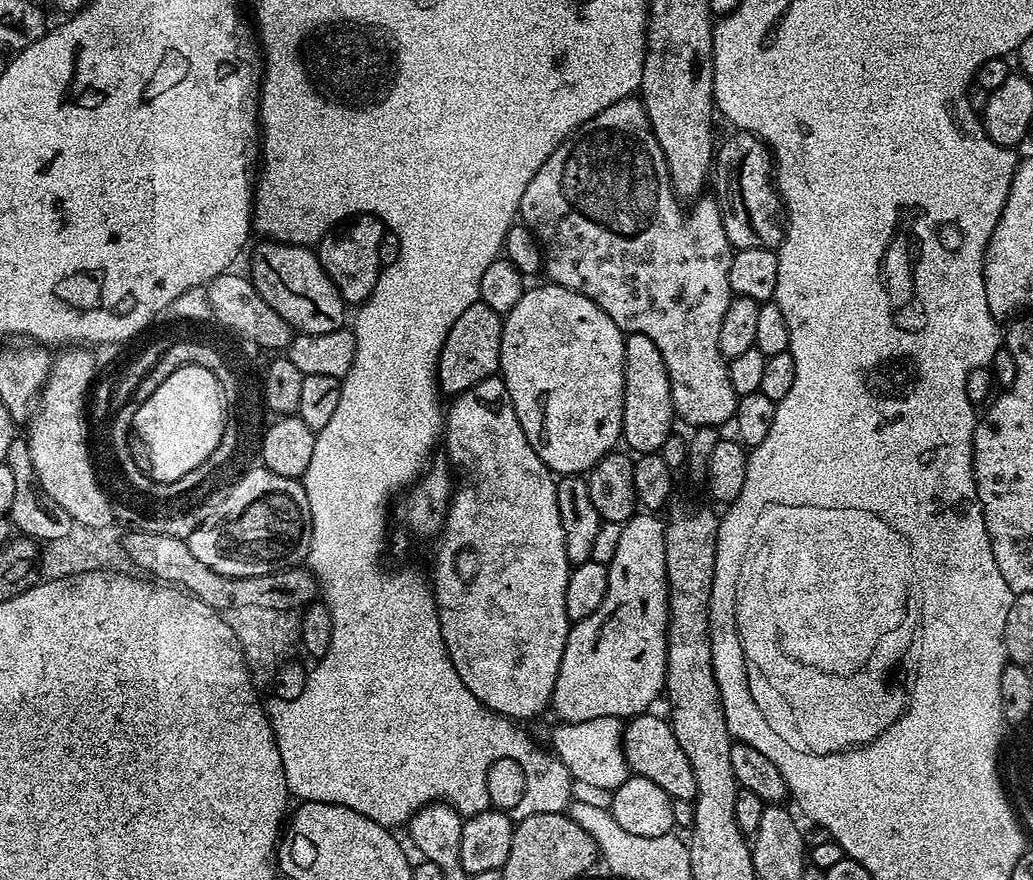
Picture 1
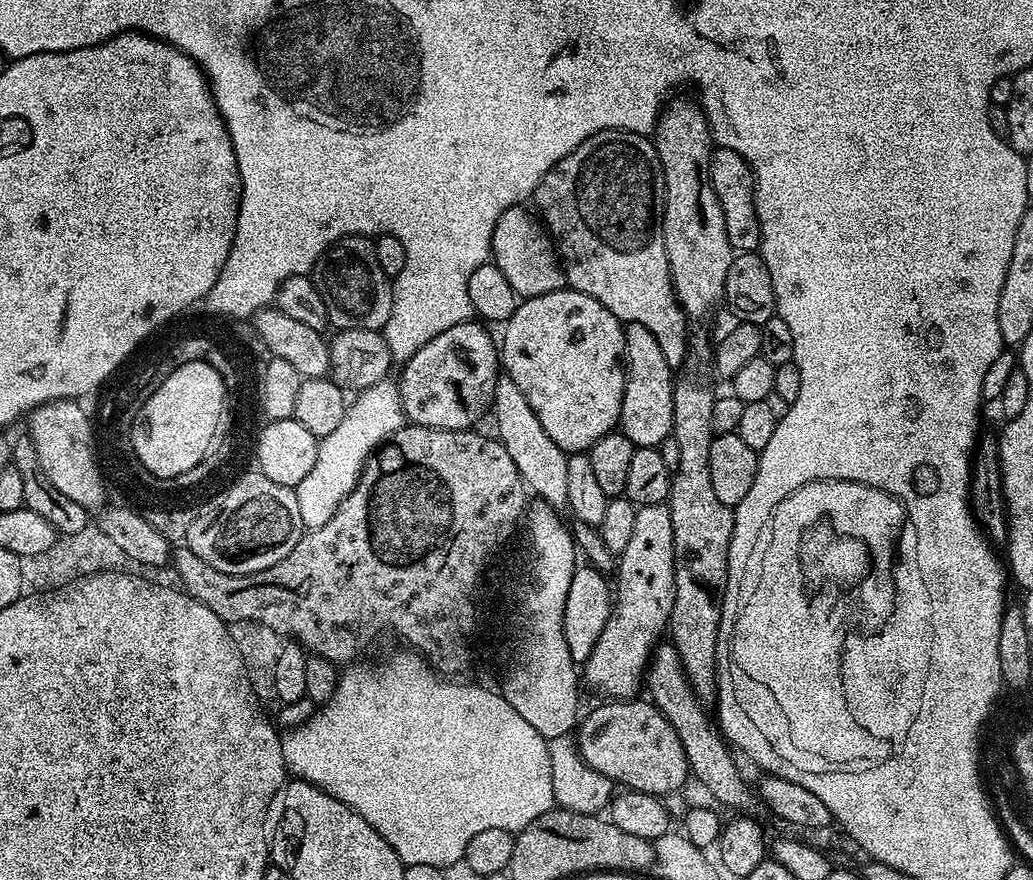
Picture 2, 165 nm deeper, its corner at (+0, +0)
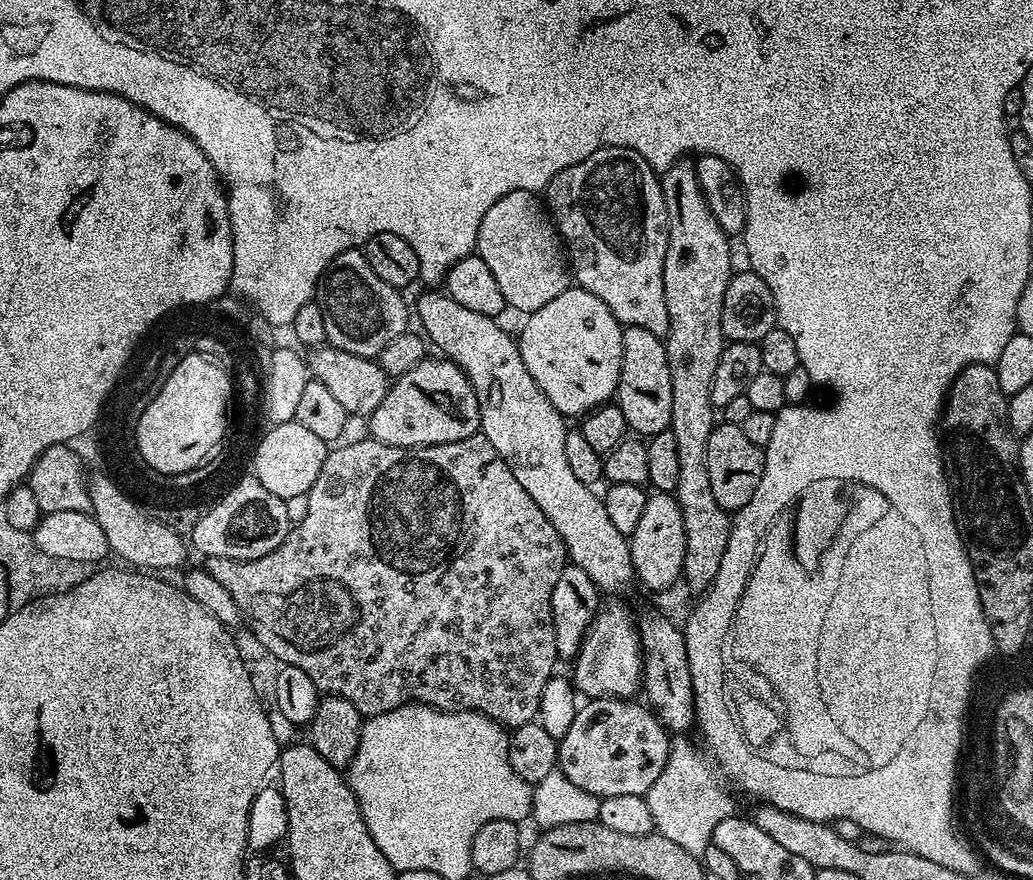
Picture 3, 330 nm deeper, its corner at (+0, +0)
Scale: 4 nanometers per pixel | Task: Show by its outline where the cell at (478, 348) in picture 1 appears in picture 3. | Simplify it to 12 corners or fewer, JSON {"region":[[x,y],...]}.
{"region":[[425,358],[367,417],[371,439],[425,448],[480,432],[466,374]]}

